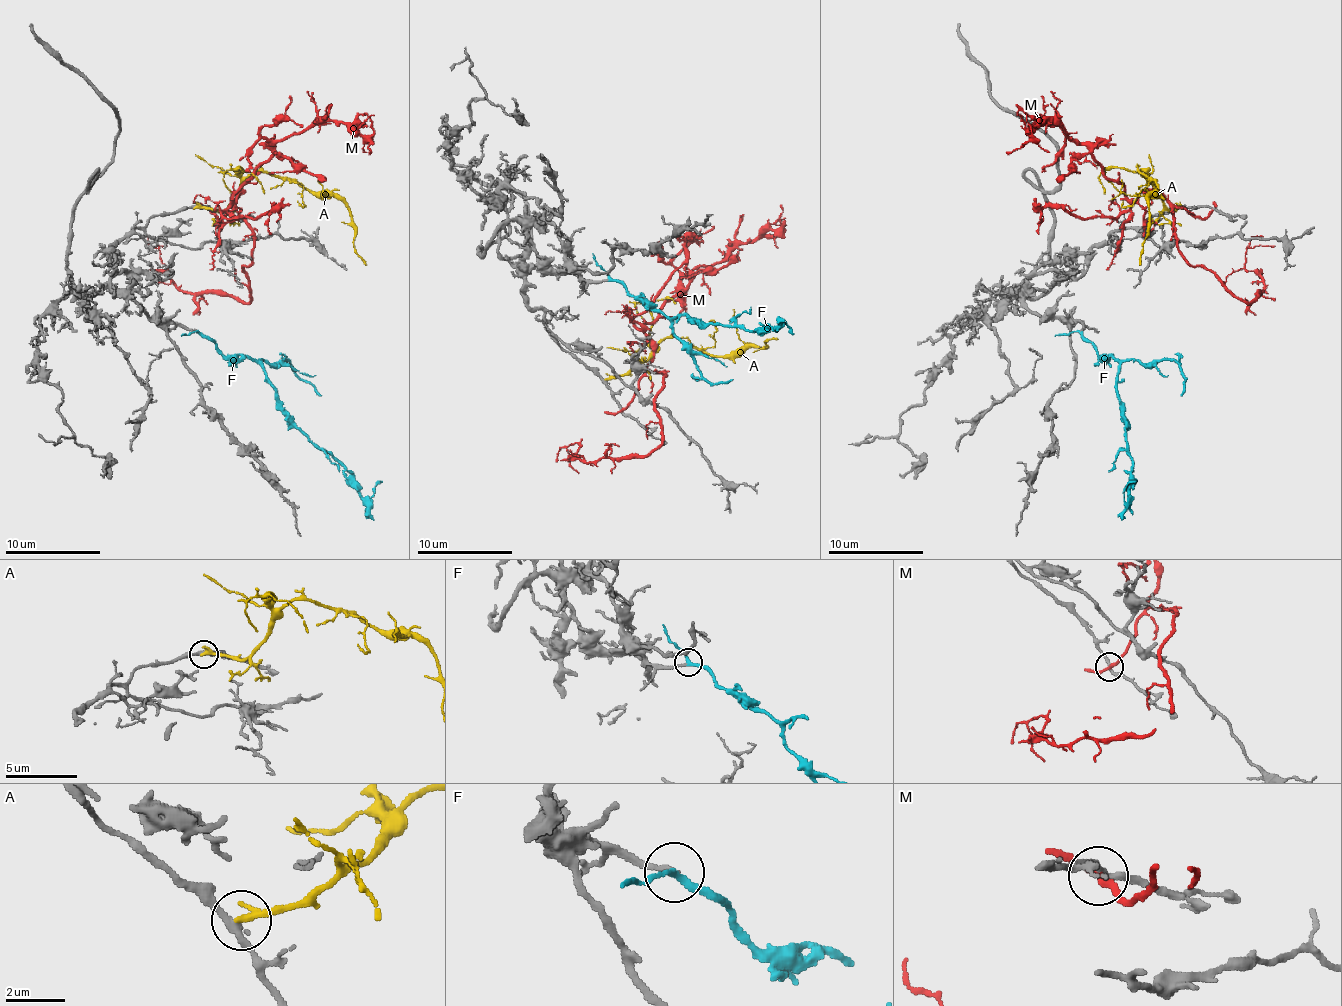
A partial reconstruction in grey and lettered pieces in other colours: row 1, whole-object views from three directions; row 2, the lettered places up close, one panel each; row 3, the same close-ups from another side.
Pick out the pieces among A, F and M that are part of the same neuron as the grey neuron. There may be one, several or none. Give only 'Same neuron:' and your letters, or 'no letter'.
Same neuron: F

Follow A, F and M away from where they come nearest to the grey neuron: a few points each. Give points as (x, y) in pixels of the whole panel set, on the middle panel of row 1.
A: (606, 380), (635, 368), (663, 339), (680, 337), (715, 356), (763, 347), (765, 342), (777, 337)
F: (608, 278), (670, 318), (687, 316), (742, 325), (746, 330), (784, 323), (794, 335)
M: (620, 411), (646, 370), (665, 375), (658, 444), (644, 456), (587, 463), (573, 444), (578, 473)

